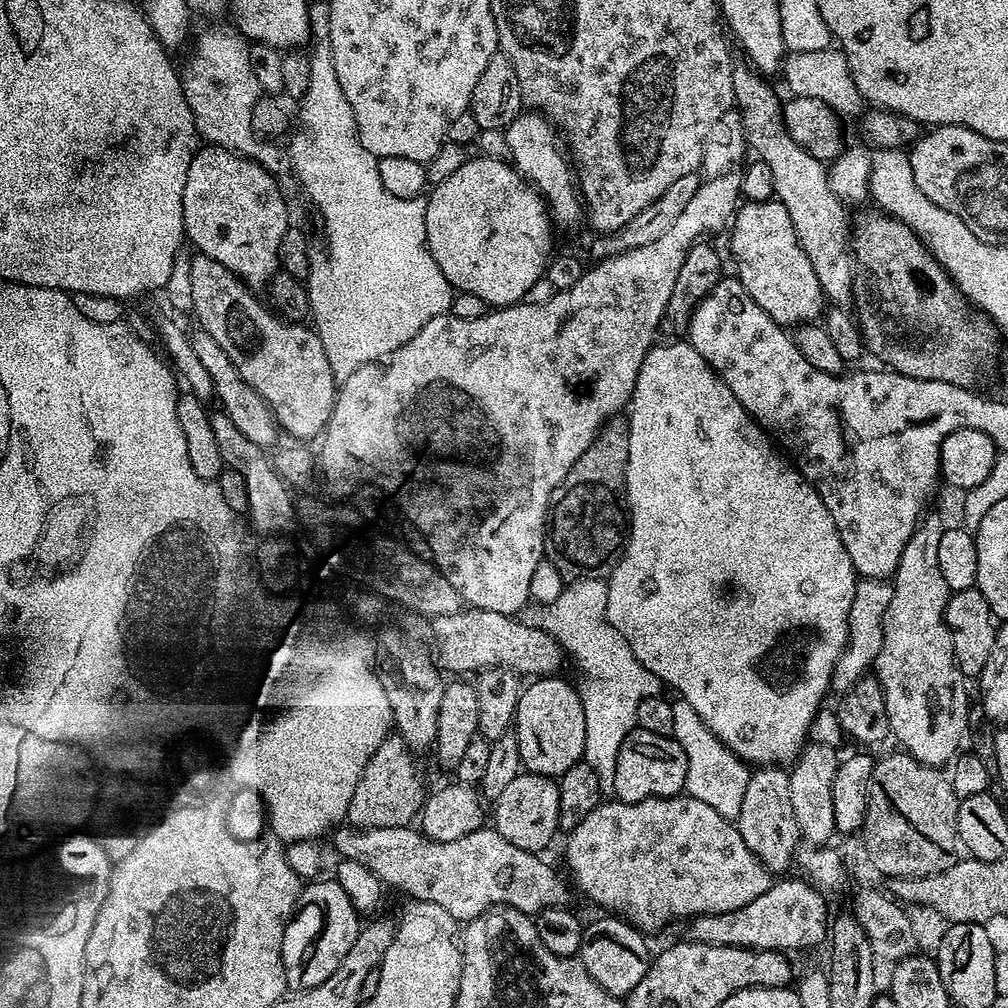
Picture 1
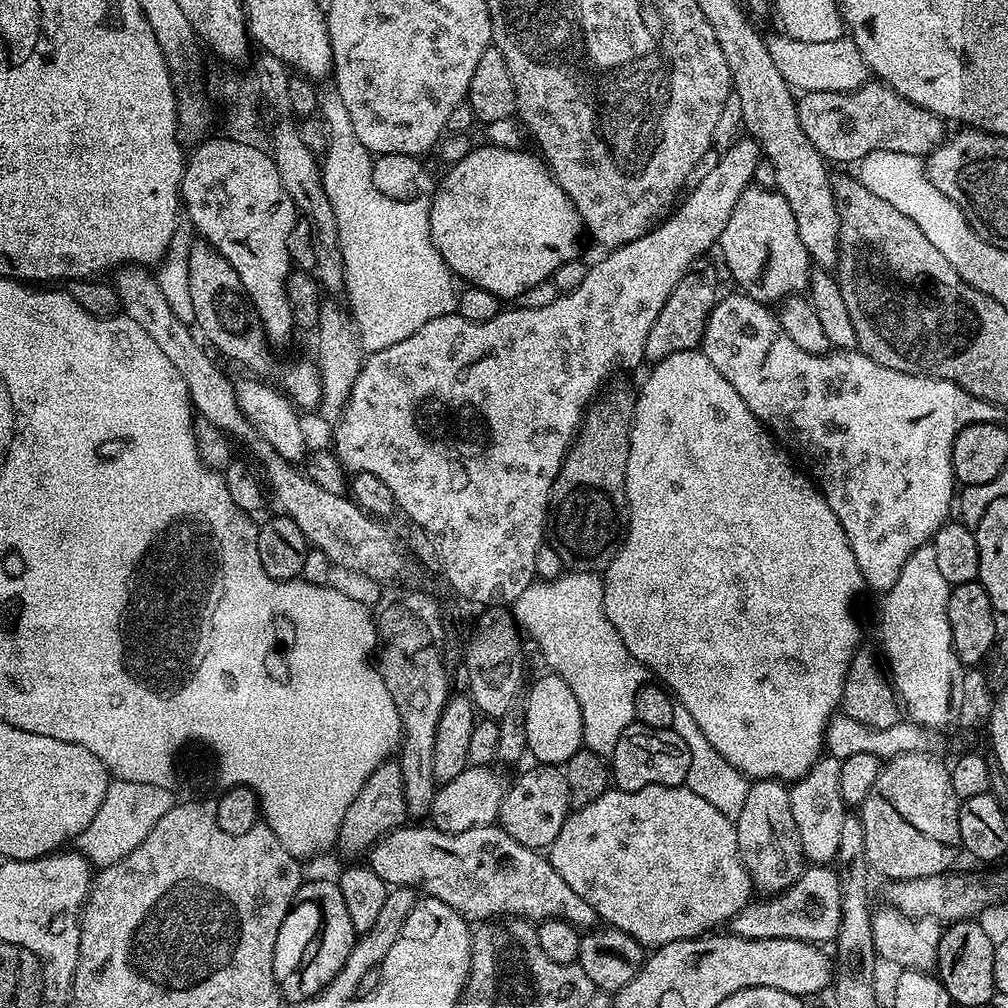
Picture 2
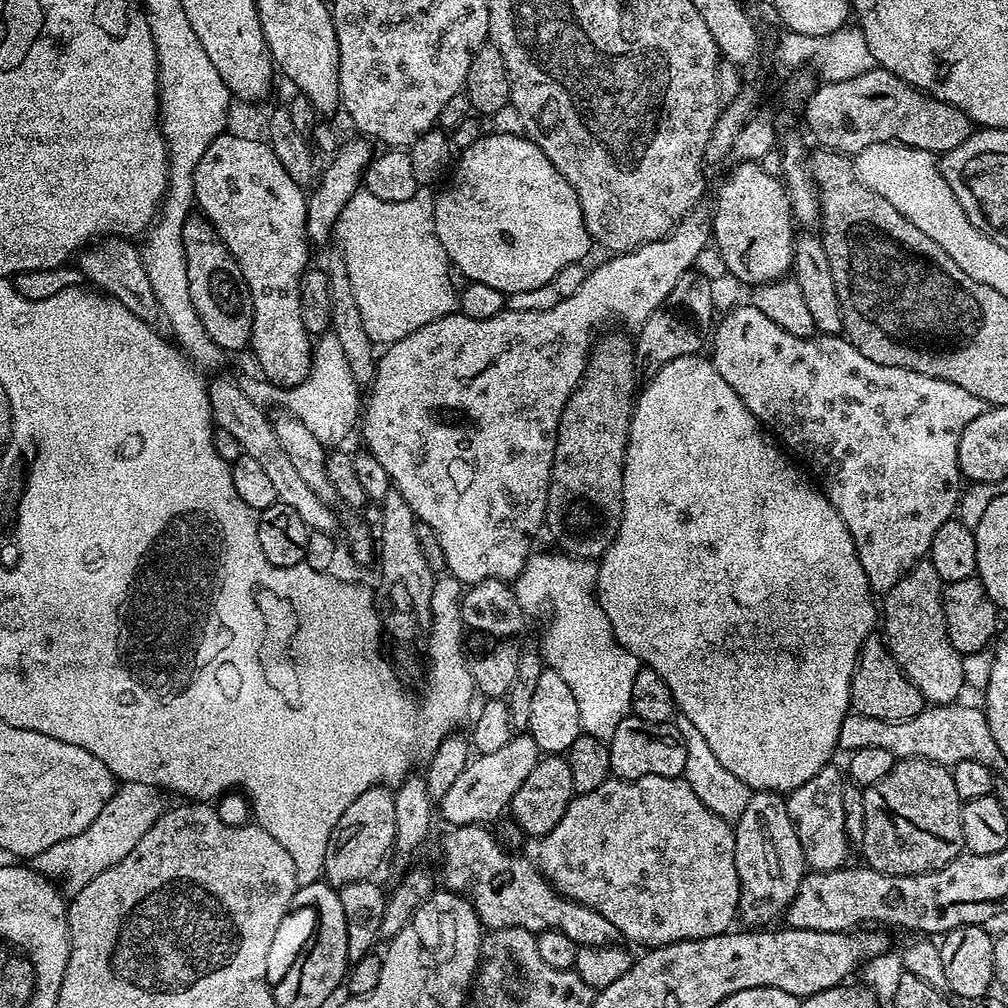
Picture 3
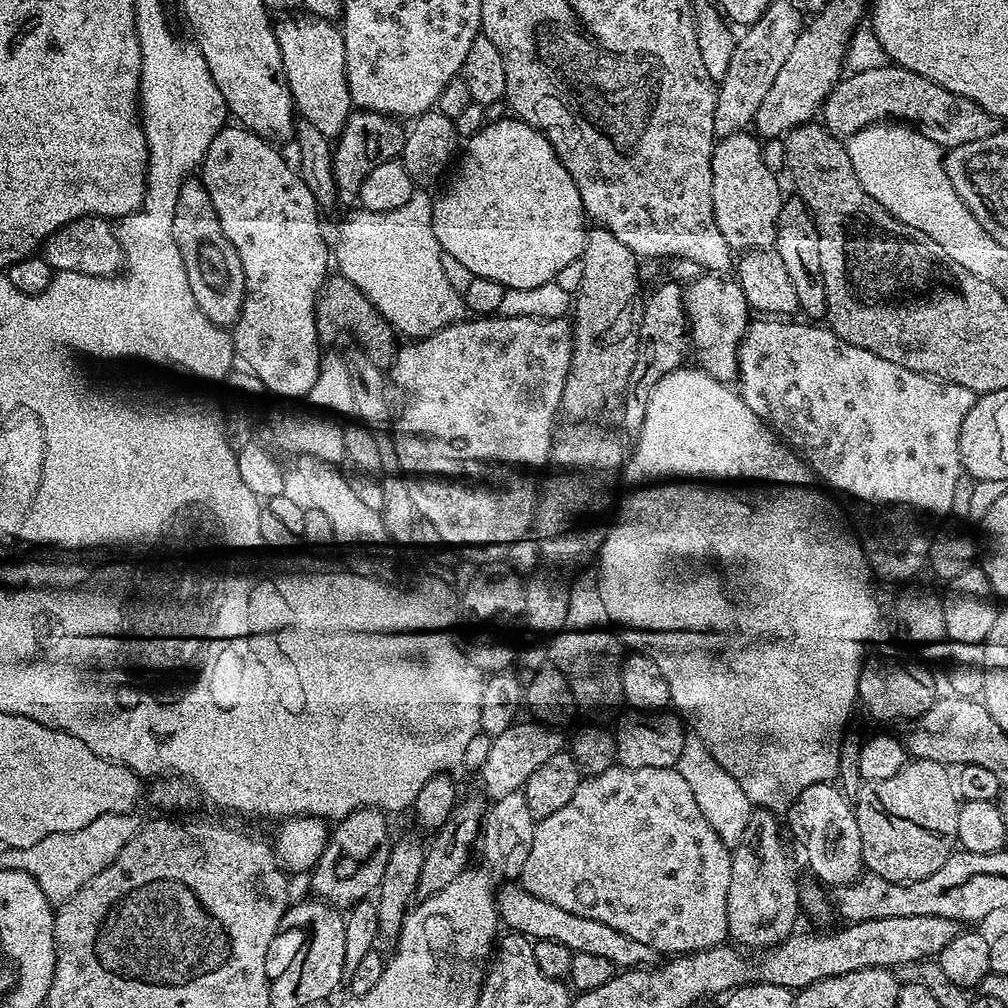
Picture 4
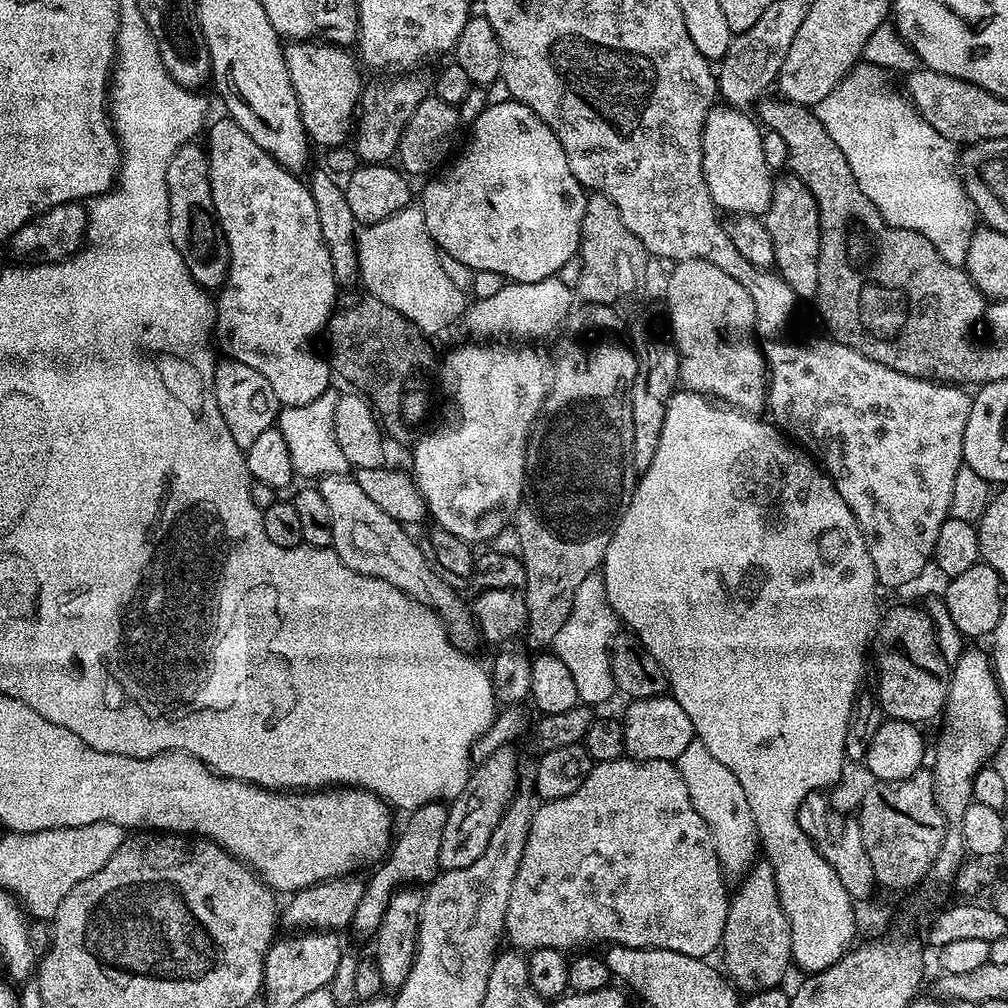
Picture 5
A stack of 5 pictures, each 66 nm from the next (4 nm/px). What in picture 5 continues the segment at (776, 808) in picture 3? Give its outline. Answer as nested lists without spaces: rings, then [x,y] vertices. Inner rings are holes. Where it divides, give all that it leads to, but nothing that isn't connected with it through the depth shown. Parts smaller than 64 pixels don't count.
[[[767,862],[753,863],[739,881],[740,889],[731,893],[722,941],[723,967],[741,993],[751,994],[781,987],[792,958],[792,931],[780,901],[776,871]]]

